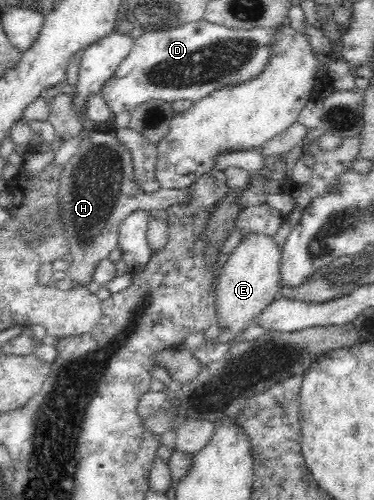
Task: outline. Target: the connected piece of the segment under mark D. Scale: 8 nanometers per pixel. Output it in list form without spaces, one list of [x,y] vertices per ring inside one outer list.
[[[204,18],[195,22],[178,25],[173,28],[144,32],[141,36],[135,39],[134,47],[132,47],[130,53],[126,56],[126,59],[124,59],[124,62],[116,69],[114,75],[112,75],[110,79],[102,85],[100,94],[105,100],[105,103],[108,105],[110,112],[115,115],[122,112],[130,112],[135,106],[149,100],[164,100],[166,102],[170,102],[170,104],[177,100],[190,100],[193,103],[198,102],[200,99],[206,98],[206,95],[217,91],[219,88],[239,85],[240,83],[246,82],[247,80],[258,76],[259,72],[262,72],[263,68],[266,67],[267,60],[269,59],[268,55],[270,55],[270,43],[274,43],[274,33],[276,33],[274,28],[255,27],[254,29],[230,29],[228,27],[218,25],[217,23],[210,23]]]

